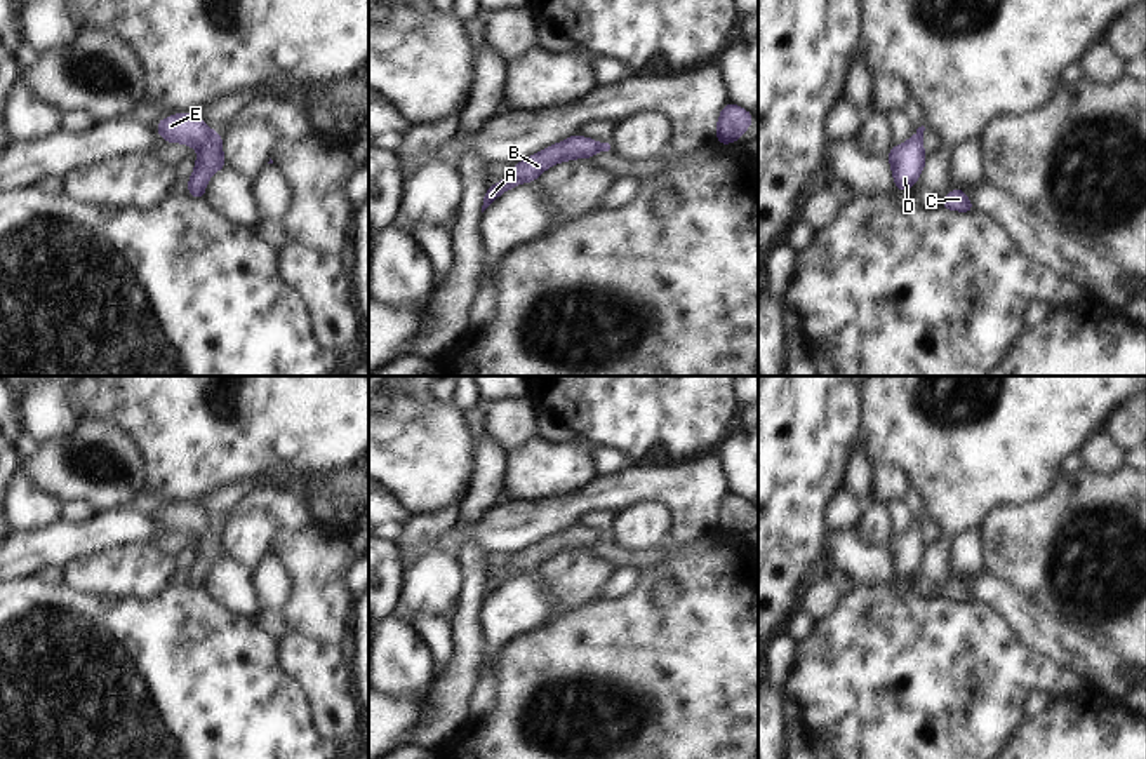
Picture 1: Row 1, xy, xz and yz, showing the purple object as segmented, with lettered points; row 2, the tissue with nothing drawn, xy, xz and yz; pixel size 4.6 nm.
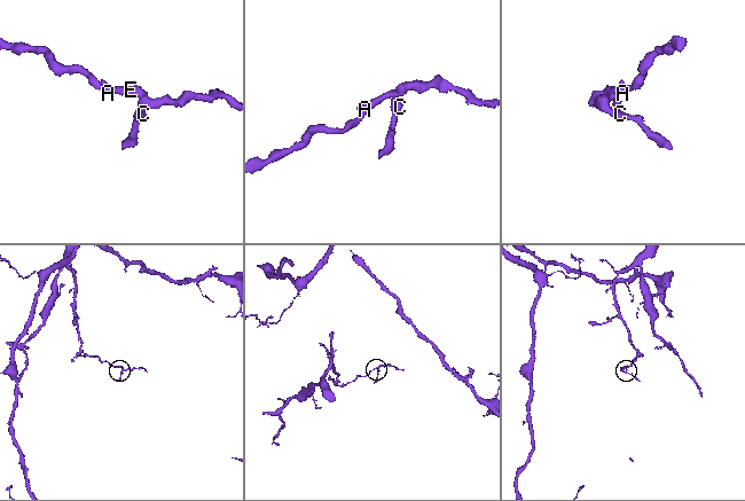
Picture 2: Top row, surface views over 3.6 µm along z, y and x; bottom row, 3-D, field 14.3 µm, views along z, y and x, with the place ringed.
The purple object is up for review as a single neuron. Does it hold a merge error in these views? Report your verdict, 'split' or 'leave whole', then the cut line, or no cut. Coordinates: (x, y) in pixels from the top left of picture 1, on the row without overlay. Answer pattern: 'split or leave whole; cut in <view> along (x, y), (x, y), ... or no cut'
leave whole; no cut

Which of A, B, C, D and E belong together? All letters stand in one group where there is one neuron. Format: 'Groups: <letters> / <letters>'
Groups: A B C D E.

